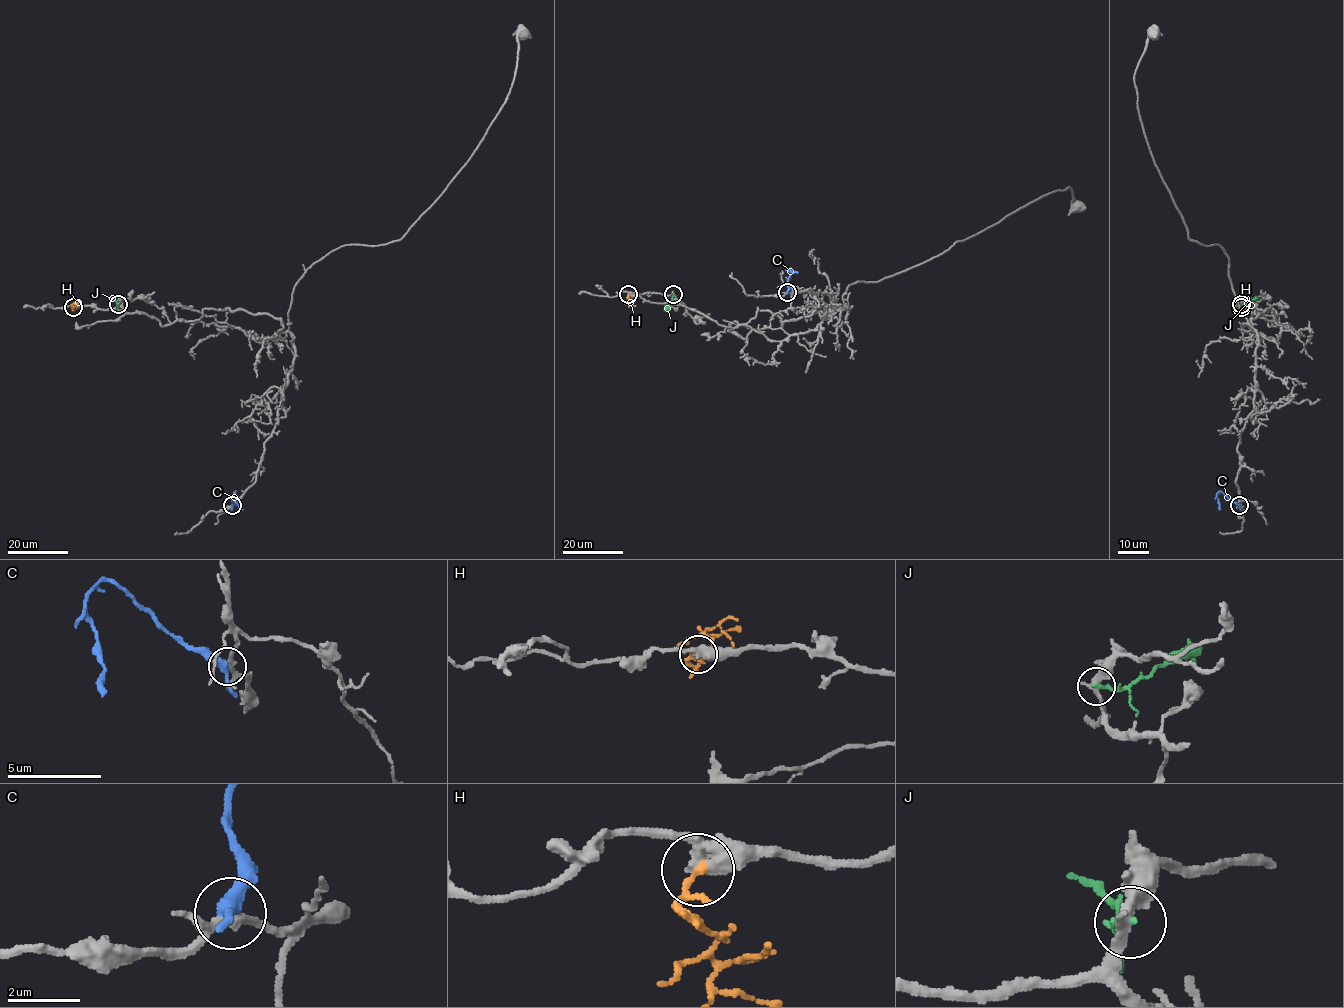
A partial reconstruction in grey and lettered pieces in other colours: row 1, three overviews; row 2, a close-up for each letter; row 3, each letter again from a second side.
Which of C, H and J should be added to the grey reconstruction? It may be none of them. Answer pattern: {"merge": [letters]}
{"merge": []}

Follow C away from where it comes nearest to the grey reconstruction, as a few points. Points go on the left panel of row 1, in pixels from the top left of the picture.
C: (232, 505), (235, 491), (235, 503), (243, 510)

